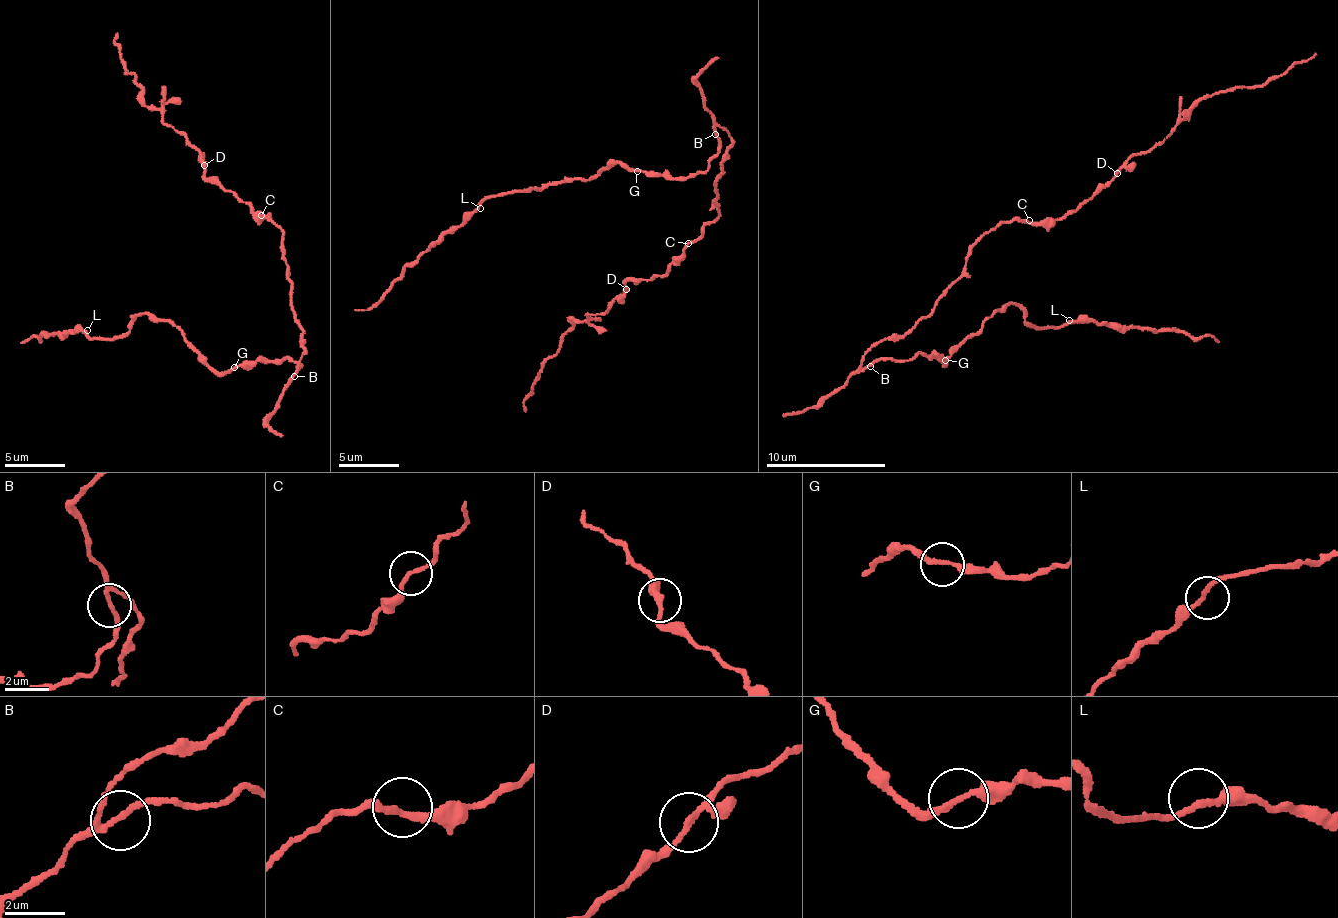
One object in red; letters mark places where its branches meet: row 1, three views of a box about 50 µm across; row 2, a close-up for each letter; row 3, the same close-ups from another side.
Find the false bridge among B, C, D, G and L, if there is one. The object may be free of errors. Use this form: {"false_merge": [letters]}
{"false_merge": []}

